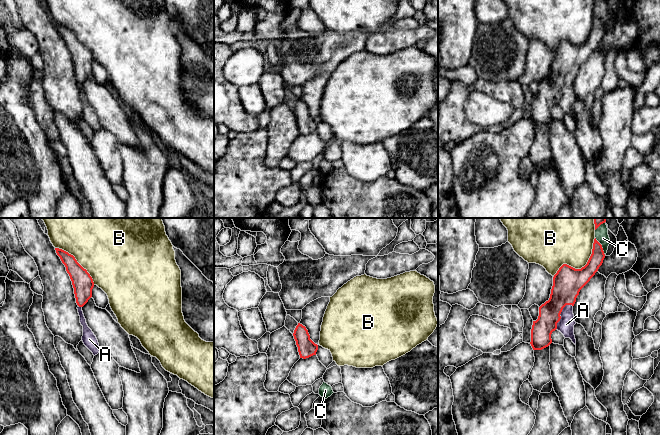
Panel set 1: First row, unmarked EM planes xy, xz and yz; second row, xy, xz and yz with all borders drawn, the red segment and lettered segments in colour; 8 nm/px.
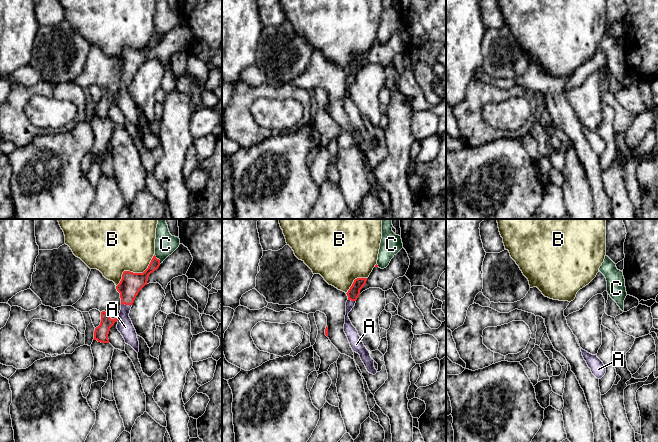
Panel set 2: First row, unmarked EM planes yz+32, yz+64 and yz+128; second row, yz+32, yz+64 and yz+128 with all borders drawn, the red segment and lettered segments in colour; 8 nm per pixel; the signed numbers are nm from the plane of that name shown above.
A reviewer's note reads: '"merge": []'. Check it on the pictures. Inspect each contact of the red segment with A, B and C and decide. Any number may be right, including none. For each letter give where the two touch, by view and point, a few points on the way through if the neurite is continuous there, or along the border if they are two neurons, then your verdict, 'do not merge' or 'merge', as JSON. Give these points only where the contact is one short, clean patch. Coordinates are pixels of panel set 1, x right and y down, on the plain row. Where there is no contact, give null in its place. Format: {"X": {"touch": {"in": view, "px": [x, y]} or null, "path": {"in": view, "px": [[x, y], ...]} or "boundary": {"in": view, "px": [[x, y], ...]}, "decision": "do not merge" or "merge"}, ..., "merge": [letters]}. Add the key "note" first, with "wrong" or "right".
{"note": "wrong", "A": {"touch": {"in": "yz", "px": [560, 89]}, "path": {"in": "yz", "px": [[567, 59], [560, 80], [560, 89], [566, 100]]}, "decision": "merge"}, "B": {"touch": {"in": "yz", "px": [581, 44]}, "decision": "do not merge"}, "C": {"touch": {"in": "yz", "px": [601, 22]}, "decision": "do not merge"}, "merge": ["A"]}

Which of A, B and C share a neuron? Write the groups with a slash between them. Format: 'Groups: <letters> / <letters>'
Groups: A / B / C

